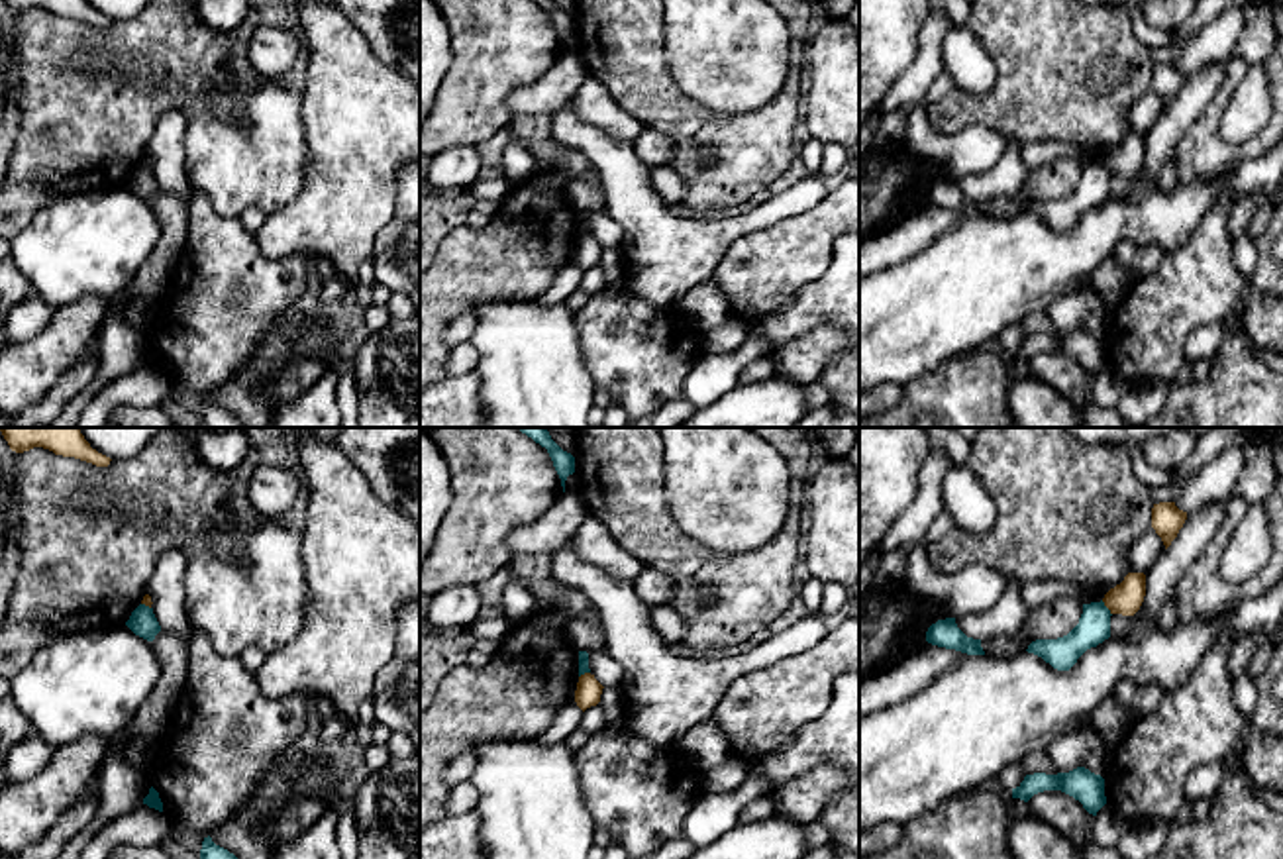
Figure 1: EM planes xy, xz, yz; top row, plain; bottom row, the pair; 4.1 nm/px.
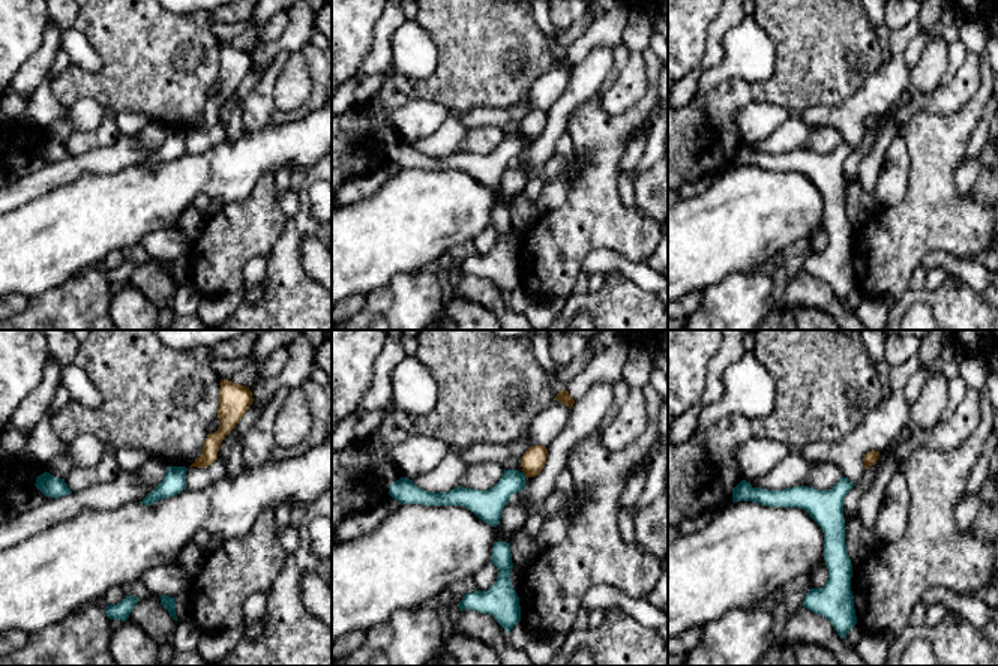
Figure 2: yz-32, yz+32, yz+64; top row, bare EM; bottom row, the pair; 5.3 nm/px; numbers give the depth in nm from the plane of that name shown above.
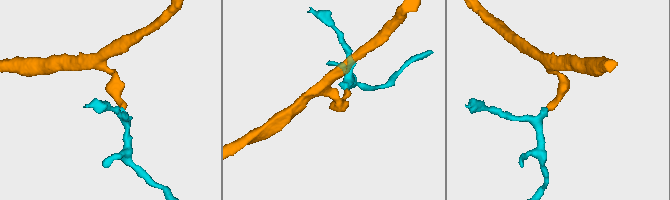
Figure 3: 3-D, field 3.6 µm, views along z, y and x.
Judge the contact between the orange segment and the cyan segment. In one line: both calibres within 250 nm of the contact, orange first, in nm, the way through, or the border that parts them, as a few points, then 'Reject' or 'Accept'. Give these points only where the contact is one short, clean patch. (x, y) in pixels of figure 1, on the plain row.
Thickness 130 nm (orange) against 140 nm. Boundary: yz (1101, 161), (1111, 175). Reject

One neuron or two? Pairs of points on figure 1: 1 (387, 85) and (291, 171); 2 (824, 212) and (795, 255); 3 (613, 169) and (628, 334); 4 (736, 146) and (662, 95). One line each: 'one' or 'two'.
1: two
2: one
3: two
4: one

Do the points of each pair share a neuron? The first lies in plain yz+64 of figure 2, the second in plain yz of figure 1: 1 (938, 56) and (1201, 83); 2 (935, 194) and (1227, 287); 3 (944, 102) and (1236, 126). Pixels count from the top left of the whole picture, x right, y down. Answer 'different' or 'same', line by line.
1: same
2: same
3: same

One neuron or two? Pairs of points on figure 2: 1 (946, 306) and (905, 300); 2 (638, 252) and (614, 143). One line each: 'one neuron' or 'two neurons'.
1: one neuron
2: one neuron

